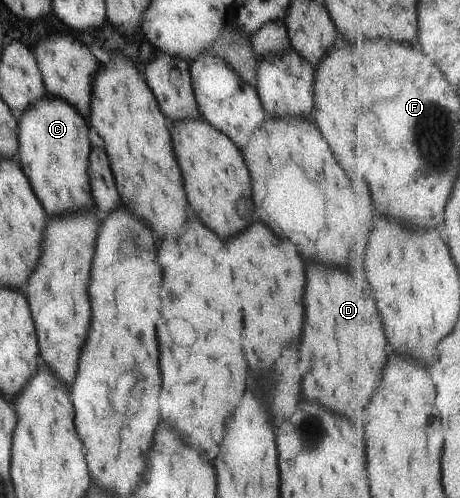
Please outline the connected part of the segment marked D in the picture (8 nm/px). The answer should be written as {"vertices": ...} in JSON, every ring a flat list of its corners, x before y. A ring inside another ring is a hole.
{"vertices":[[308,264,304,267,304,330,300,338,300,354,298,354,298,370,302,374,302,394,306,400,324,406,344,418,356,416,356,412,366,412,374,392,380,388,384,380,384,368,388,364,388,340,384,334,384,326,380,322,380,312,376,306,376,298,372,296,370,284,366,278,348,276,342,270,328,270,322,266]]}

